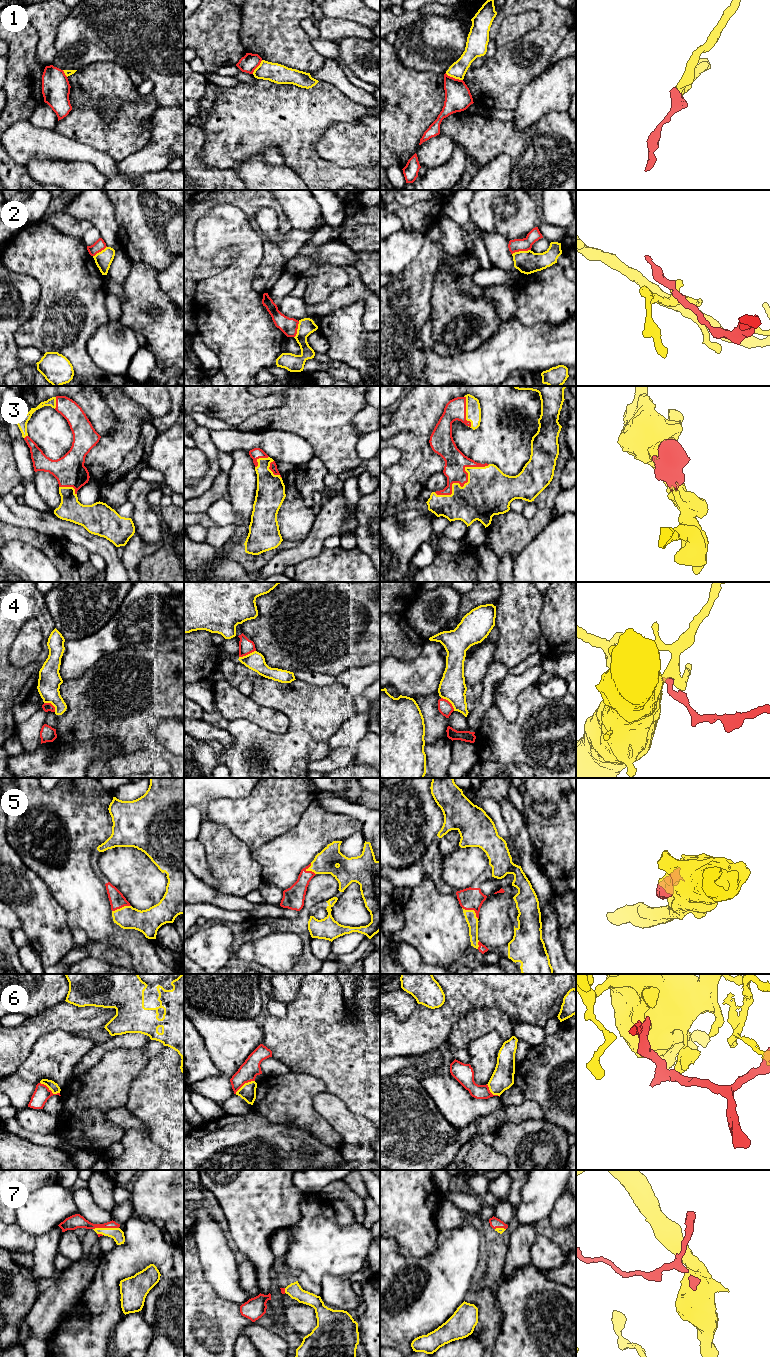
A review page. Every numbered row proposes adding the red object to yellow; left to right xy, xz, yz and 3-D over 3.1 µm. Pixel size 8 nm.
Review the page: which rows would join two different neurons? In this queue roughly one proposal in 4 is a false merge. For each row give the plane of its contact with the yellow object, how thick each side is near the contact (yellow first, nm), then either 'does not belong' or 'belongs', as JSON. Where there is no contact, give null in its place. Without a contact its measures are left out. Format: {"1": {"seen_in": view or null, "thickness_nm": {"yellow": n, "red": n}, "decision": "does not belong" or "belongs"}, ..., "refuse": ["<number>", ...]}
{"1": {"seen_in": "yz", "thickness_nm": {"yellow": 140, "red": 220}, "decision": "does not belong"}, "2": {"seen_in": "yz", "thickness_nm": {"yellow": 190, "red": 110}, "decision": "does not belong"}, "3": {"seen_in": "yz", "thickness_nm": {"yellow": 380, "red": 180}, "decision": "belongs"}, "4": {"seen_in": "yz", "thickness_nm": {"yellow": 220, "red": 110}, "decision": "does not belong"}, "5": {"seen_in": "yz", "thickness_nm": {"yellow": 90, "red": 180}, "decision": "belongs"}, "6": {"seen_in": "xy", "thickness_nm": {"yellow": 70, "red": 130}, "decision": "does not belong"}, "7": {"seen_in": "xy", "thickness_nm": {"yellow": 100, "red": 110}, "decision": "belongs"}, "refuse": ["1", "2", "4", "6"]}

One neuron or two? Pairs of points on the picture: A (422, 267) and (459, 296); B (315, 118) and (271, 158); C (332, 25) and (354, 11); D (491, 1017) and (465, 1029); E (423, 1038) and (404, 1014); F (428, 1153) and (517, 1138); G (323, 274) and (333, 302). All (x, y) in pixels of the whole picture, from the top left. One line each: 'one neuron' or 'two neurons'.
A: two neurons
B: two neurons
C: two neurons
D: one neuron
E: two neurons
F: two neurons
G: two neurons

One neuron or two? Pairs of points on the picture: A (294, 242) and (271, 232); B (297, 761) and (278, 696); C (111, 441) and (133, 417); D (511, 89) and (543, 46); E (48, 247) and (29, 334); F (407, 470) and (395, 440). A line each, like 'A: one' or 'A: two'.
A: one
B: one
C: one
D: one
E: one
F: one

